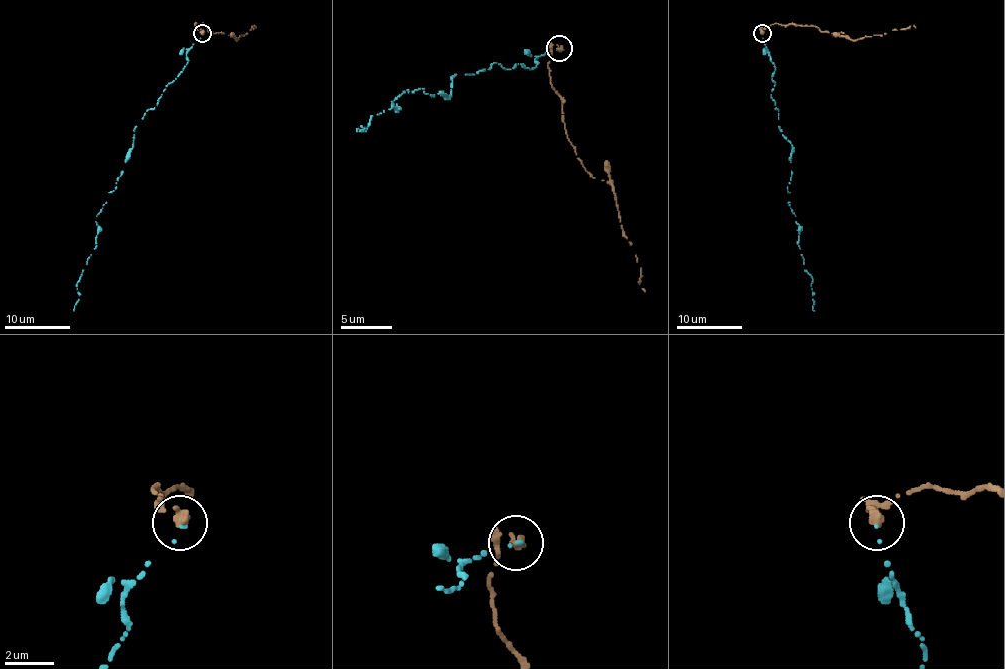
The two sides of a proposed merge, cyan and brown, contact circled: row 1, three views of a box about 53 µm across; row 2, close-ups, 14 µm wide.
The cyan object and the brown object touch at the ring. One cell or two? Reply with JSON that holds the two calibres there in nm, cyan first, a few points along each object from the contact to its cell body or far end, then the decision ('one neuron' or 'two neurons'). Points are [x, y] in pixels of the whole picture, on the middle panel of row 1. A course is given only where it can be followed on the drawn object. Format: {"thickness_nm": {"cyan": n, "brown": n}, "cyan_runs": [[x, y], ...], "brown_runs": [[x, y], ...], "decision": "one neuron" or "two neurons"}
{"thickness_nm": {"cyan": 90, "brown": 380}, "cyan_runs": [[560, 48], [534, 61], [534, 68], [493, 63], [457, 74], [449, 97], [402, 92], [395, 107], [356, 130]], "brown_runs": [[560, 48], [552, 45], [550, 84], [565, 133], [581, 164], [614, 190], [645, 290]], "decision": "two neurons"}

